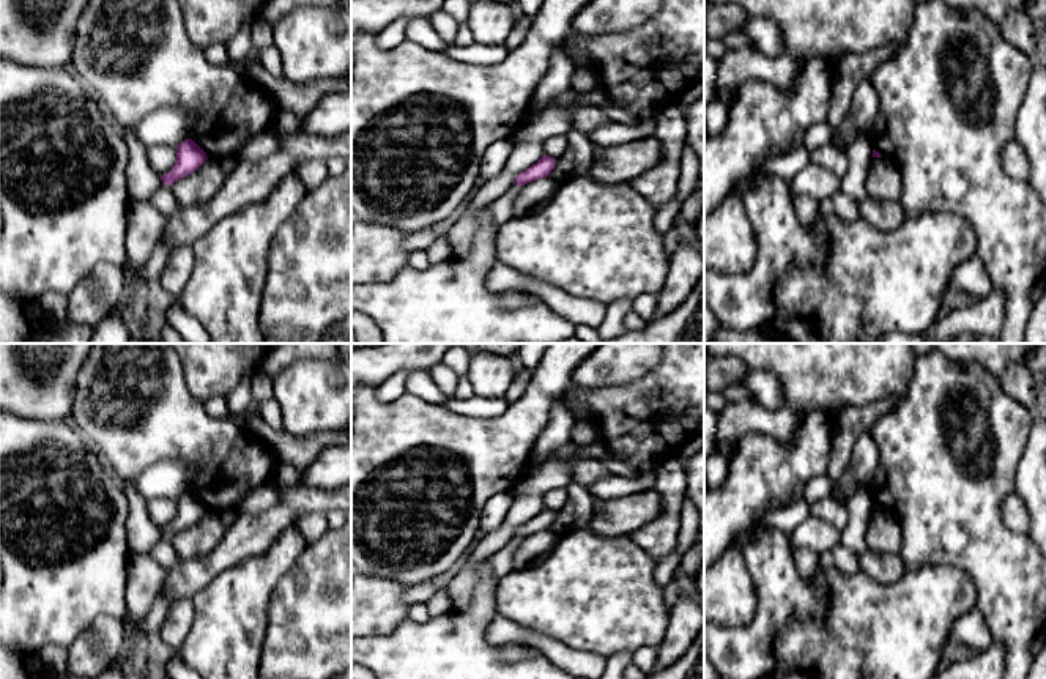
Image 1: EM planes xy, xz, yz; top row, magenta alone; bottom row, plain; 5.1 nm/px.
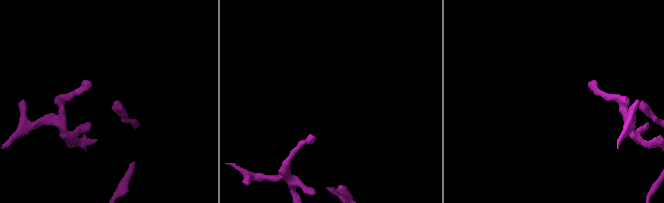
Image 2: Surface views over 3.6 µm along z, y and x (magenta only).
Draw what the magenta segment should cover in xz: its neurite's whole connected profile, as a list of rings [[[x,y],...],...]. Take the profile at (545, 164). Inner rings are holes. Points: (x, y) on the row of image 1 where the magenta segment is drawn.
[[[543,154],[536,164],[515,176],[514,184],[525,186],[539,178],[547,178],[555,169],[556,159]]]

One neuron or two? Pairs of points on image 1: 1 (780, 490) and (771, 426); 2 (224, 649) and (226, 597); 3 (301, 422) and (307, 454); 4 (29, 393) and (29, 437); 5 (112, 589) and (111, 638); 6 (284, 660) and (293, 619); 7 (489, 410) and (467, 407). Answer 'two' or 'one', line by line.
1: two
2: one
3: two
4: two
5: two
6: one
7: one

